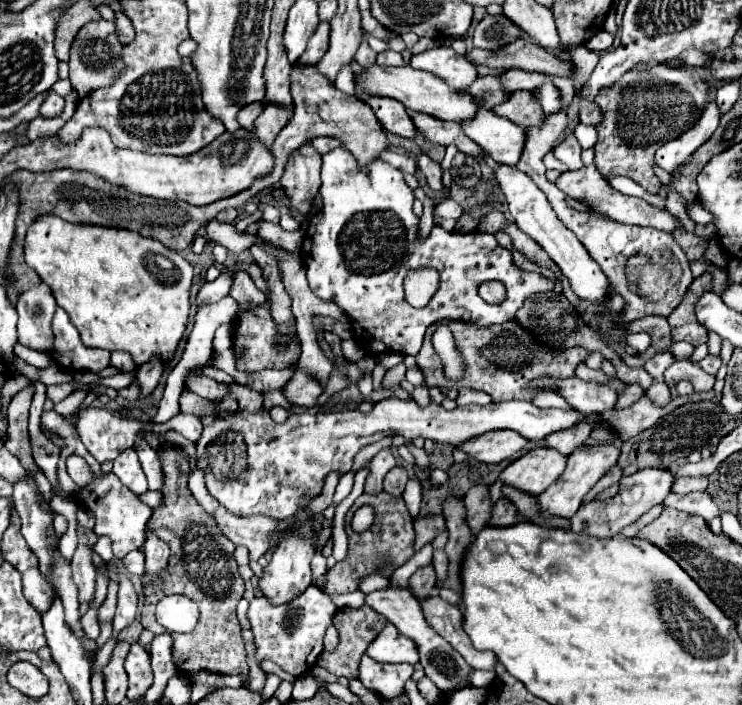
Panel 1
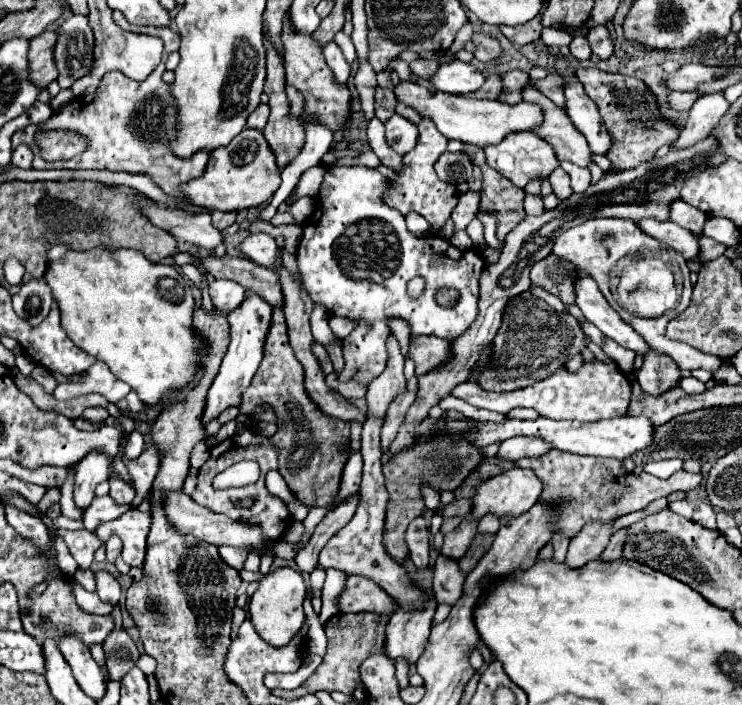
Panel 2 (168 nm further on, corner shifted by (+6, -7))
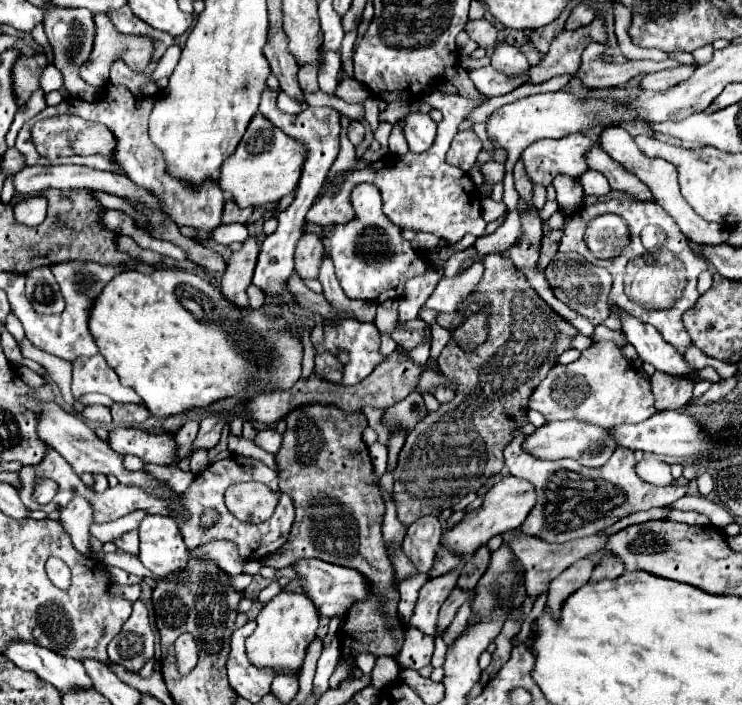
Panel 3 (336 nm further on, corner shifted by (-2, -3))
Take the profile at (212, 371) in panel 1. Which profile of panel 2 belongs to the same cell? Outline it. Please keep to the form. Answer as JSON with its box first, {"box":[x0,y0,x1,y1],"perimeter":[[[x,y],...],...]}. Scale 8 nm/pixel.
{"box":[240,308,350,506],"perimeter":[[[280,308],[272,312],[270,332],[264,344],[264,358],[258,372],[252,378],[250,388],[244,392],[240,402],[240,414],[250,414],[260,404],[270,404],[276,412],[278,432],[272,442],[280,448],[278,472],[284,476],[290,490],[308,506],[330,506],[340,486],[340,474],[348,460],[346,442],[350,436],[350,424],[322,414],[304,390],[304,370],[296,360],[286,332],[286,320]]]}

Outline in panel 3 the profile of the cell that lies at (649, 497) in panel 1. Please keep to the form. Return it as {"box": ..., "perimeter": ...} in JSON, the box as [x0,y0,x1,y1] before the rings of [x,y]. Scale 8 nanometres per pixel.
{"box":[546,558,594,620],"perimeter":[[[582,558],[582,560],[574,562],[568,570],[564,570],[558,578],[554,578],[550,582],[546,606],[552,610],[552,618],[554,620],[558,620],[558,616],[560,616],[560,608],[564,604],[564,598],[568,598],[572,592],[582,588],[584,582],[588,582],[592,570],[594,570],[592,562]]]}

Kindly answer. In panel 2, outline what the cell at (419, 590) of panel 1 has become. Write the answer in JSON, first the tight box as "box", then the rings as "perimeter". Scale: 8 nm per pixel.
{"box":[406,518,430,570],"perimeter":[[[414,518],[406,530],[406,544],[410,550],[410,558],[418,570],[430,568],[430,532],[428,522],[424,518]]]}

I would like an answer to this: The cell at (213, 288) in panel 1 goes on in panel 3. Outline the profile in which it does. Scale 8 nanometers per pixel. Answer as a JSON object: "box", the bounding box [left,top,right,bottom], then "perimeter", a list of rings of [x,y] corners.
{"box":[248,286,266,310],"perimeter":[[[250,286],[250,288],[248,288],[248,298],[250,298],[250,306],[252,306],[254,310],[266,306],[266,294],[264,294],[260,288],[256,288],[256,286]]]}

